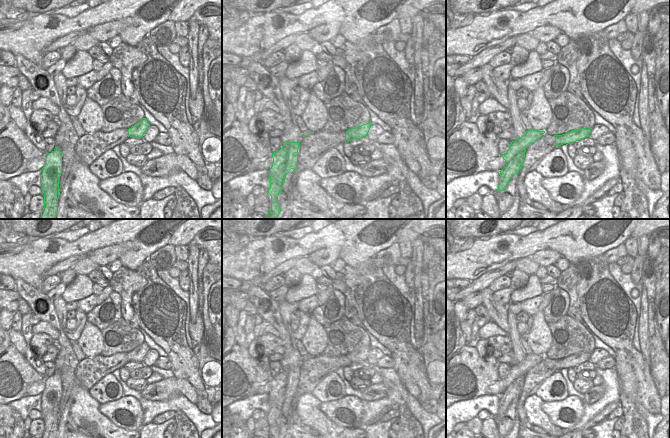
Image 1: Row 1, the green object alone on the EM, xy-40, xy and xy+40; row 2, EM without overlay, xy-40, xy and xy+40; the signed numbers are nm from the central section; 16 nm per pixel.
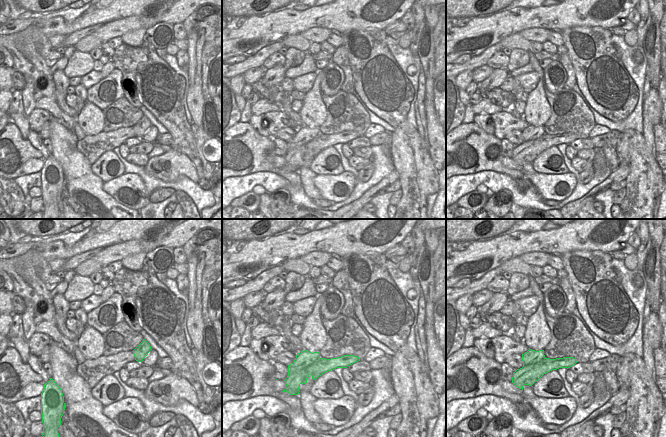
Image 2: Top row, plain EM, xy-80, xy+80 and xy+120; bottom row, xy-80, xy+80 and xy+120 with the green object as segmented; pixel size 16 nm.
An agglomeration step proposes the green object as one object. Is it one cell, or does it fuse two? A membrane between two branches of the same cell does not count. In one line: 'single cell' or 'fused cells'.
fused cells

